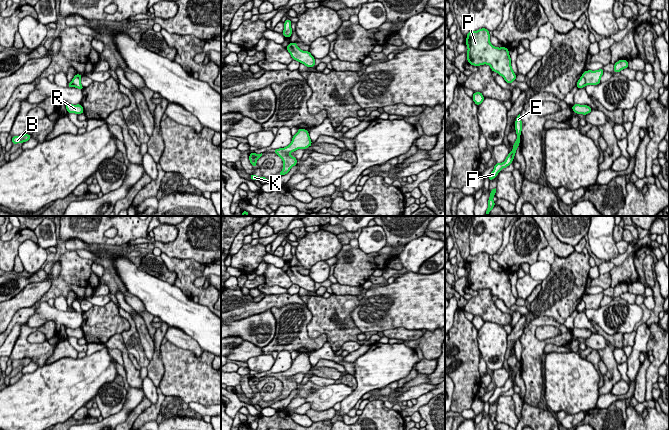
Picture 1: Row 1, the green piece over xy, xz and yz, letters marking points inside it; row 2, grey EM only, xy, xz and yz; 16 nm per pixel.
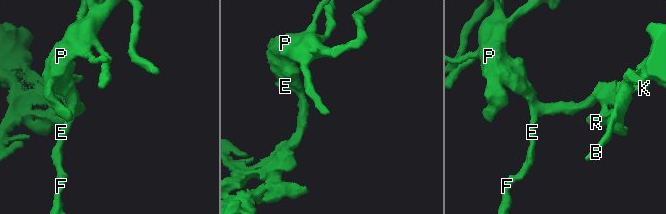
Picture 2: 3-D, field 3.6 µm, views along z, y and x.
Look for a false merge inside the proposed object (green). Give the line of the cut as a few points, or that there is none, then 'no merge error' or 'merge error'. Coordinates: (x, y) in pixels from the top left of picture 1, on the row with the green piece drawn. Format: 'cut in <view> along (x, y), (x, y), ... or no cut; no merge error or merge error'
cut in yz along (582, 75), (585, 85); merge error

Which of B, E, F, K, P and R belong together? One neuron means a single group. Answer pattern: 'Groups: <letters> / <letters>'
Groups: B K R / E F P

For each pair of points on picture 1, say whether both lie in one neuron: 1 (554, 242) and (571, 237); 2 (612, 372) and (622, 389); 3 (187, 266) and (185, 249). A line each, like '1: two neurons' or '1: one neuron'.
1: two neurons
2: two neurons
3: two neurons

